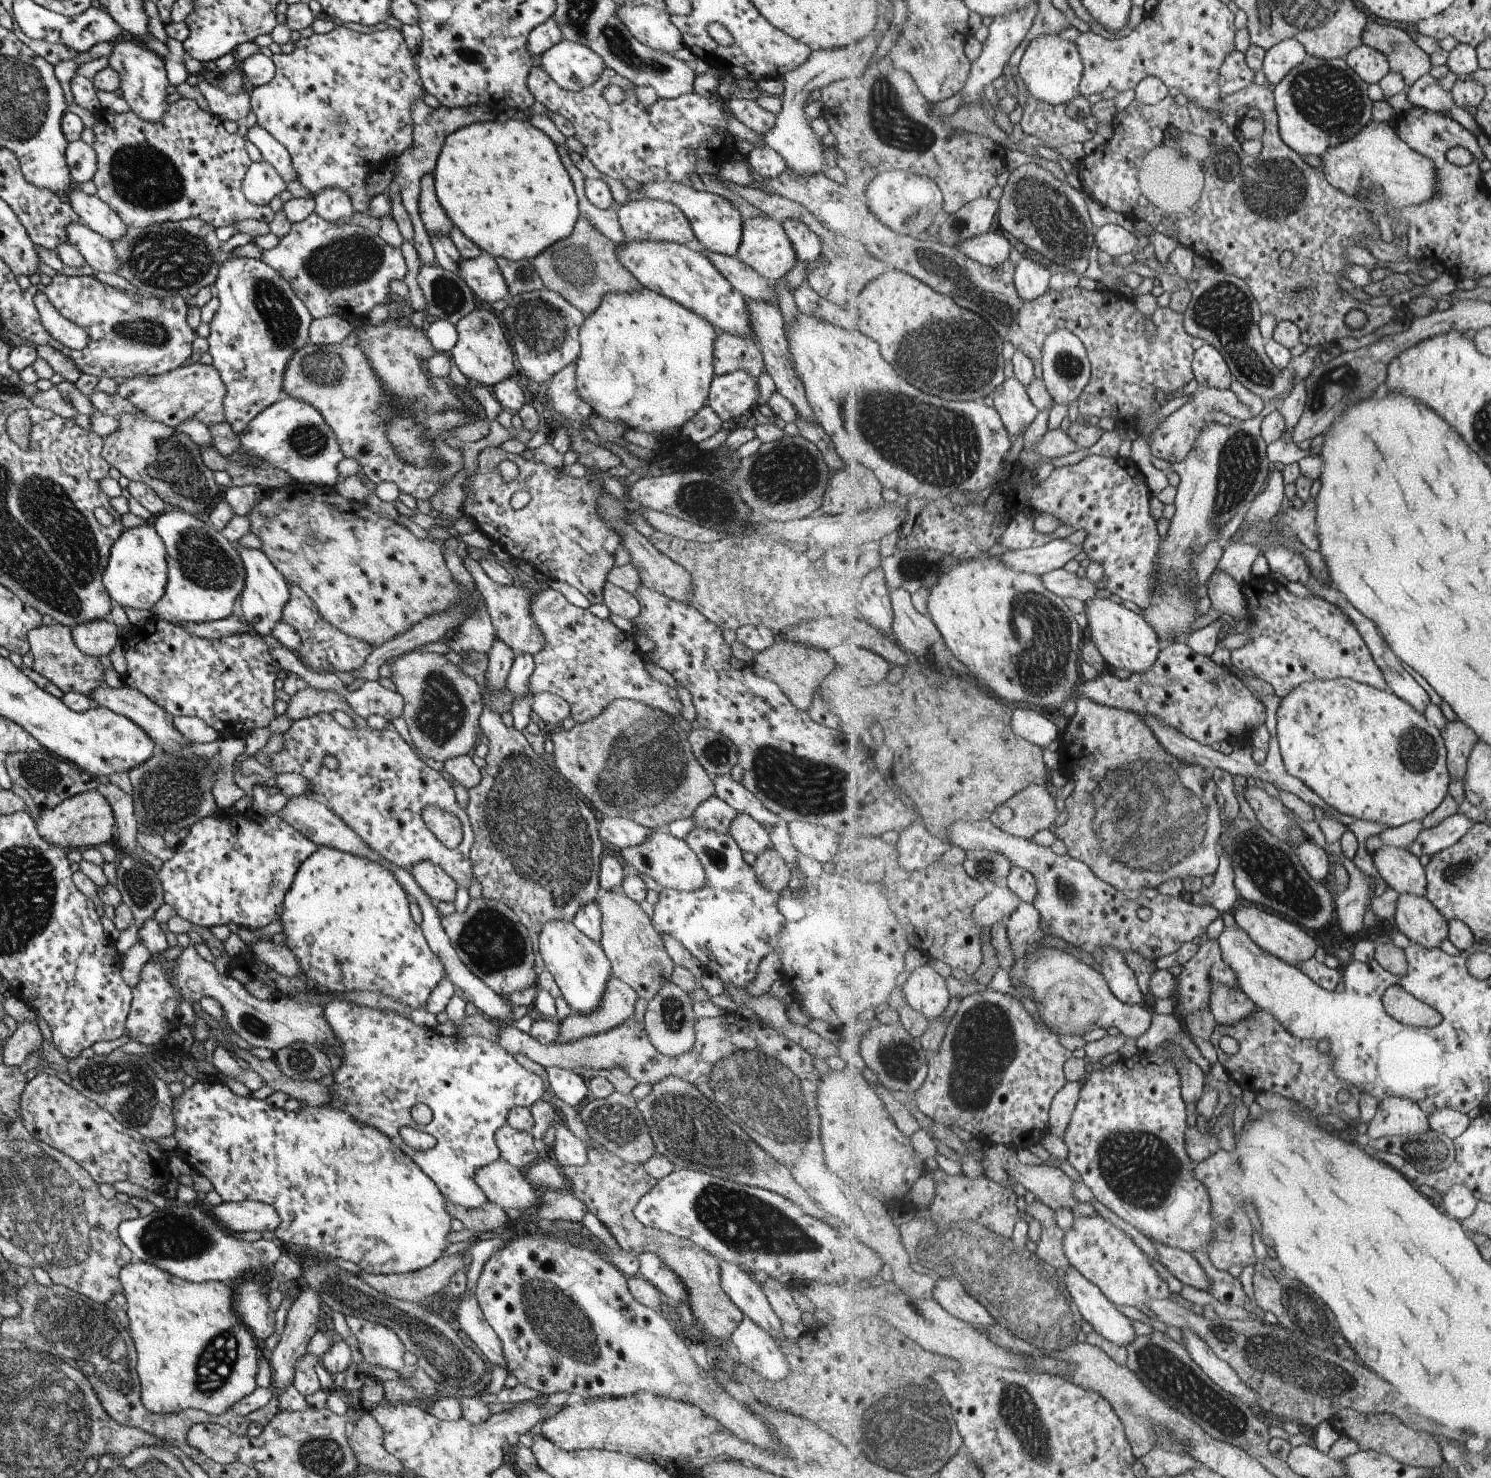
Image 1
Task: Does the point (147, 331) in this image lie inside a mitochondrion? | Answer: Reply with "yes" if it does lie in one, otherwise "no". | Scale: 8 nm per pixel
yes

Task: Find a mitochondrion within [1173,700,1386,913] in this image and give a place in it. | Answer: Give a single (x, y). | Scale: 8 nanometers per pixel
(1319, 729)

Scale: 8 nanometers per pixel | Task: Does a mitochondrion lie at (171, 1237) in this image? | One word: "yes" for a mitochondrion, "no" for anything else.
yes

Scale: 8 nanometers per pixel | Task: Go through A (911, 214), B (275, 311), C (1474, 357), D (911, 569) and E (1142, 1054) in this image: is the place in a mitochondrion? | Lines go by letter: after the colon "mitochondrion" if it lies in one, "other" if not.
A: mitochondrion
B: mitochondrion
C: other
D: mitochondrion
E: other

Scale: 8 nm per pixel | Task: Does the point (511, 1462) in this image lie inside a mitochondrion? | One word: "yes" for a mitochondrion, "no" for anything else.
no

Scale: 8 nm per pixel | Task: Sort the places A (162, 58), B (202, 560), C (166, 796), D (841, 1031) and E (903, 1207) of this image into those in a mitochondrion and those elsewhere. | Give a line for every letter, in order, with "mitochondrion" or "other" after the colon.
A: other
B: mitochondrion
C: mitochondrion
D: other
E: other

